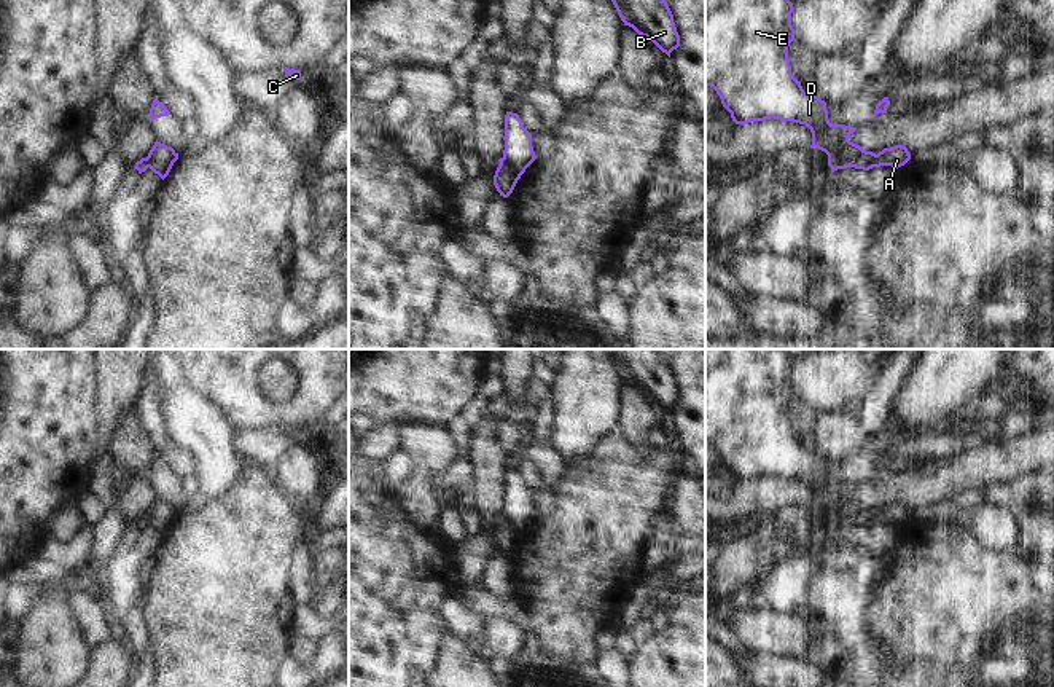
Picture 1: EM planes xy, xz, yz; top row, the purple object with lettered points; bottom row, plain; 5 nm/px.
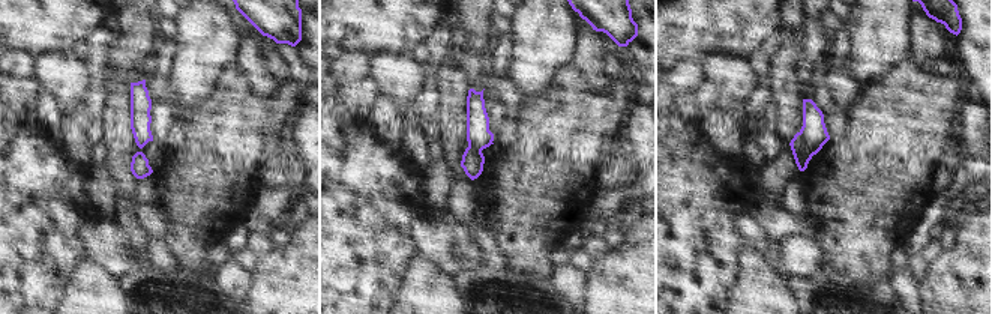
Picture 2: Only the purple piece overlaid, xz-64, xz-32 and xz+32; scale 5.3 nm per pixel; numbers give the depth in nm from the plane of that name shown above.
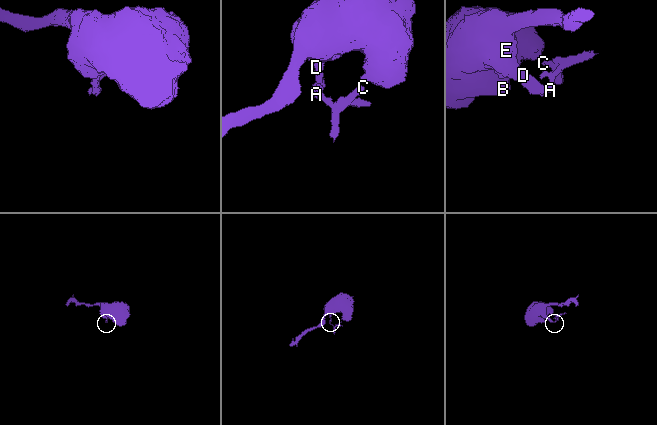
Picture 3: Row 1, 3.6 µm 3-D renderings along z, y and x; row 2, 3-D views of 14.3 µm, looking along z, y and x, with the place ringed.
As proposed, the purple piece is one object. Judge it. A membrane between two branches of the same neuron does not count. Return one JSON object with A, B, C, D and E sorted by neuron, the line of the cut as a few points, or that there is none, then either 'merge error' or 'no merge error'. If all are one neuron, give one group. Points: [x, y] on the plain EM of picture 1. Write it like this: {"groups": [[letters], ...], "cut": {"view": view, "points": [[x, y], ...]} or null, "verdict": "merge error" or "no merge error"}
{"groups": [["A", "C"], ["B", "D", "E"]], "cut": {"view": "xz", "points": [[503, 514], [521, 531]]}, "verdict": "merge error"}

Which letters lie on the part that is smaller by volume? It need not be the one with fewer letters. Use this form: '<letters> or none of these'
A, C

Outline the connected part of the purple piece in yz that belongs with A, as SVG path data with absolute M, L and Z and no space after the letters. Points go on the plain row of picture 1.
M895 502L879 508L872 518L874 524L892 523L895 526L904 523L911 516L911 512L904 502Z

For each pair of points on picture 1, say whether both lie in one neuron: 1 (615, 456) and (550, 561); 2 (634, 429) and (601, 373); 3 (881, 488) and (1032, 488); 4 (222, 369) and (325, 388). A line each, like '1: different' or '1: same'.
1: same
2: different
3: different
4: same

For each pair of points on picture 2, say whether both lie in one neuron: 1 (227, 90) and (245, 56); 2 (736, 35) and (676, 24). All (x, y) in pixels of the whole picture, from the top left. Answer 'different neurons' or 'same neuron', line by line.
1: different neurons
2: same neuron

